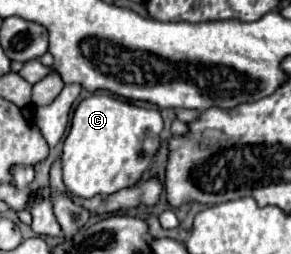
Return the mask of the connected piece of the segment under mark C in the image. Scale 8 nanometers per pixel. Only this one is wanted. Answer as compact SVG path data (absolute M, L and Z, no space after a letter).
M100 90L82 99L72 115L72 127L64 139L64 185L72 195L110 195L136 185L148 171L160 147L162 117L158 109L146 109Z

